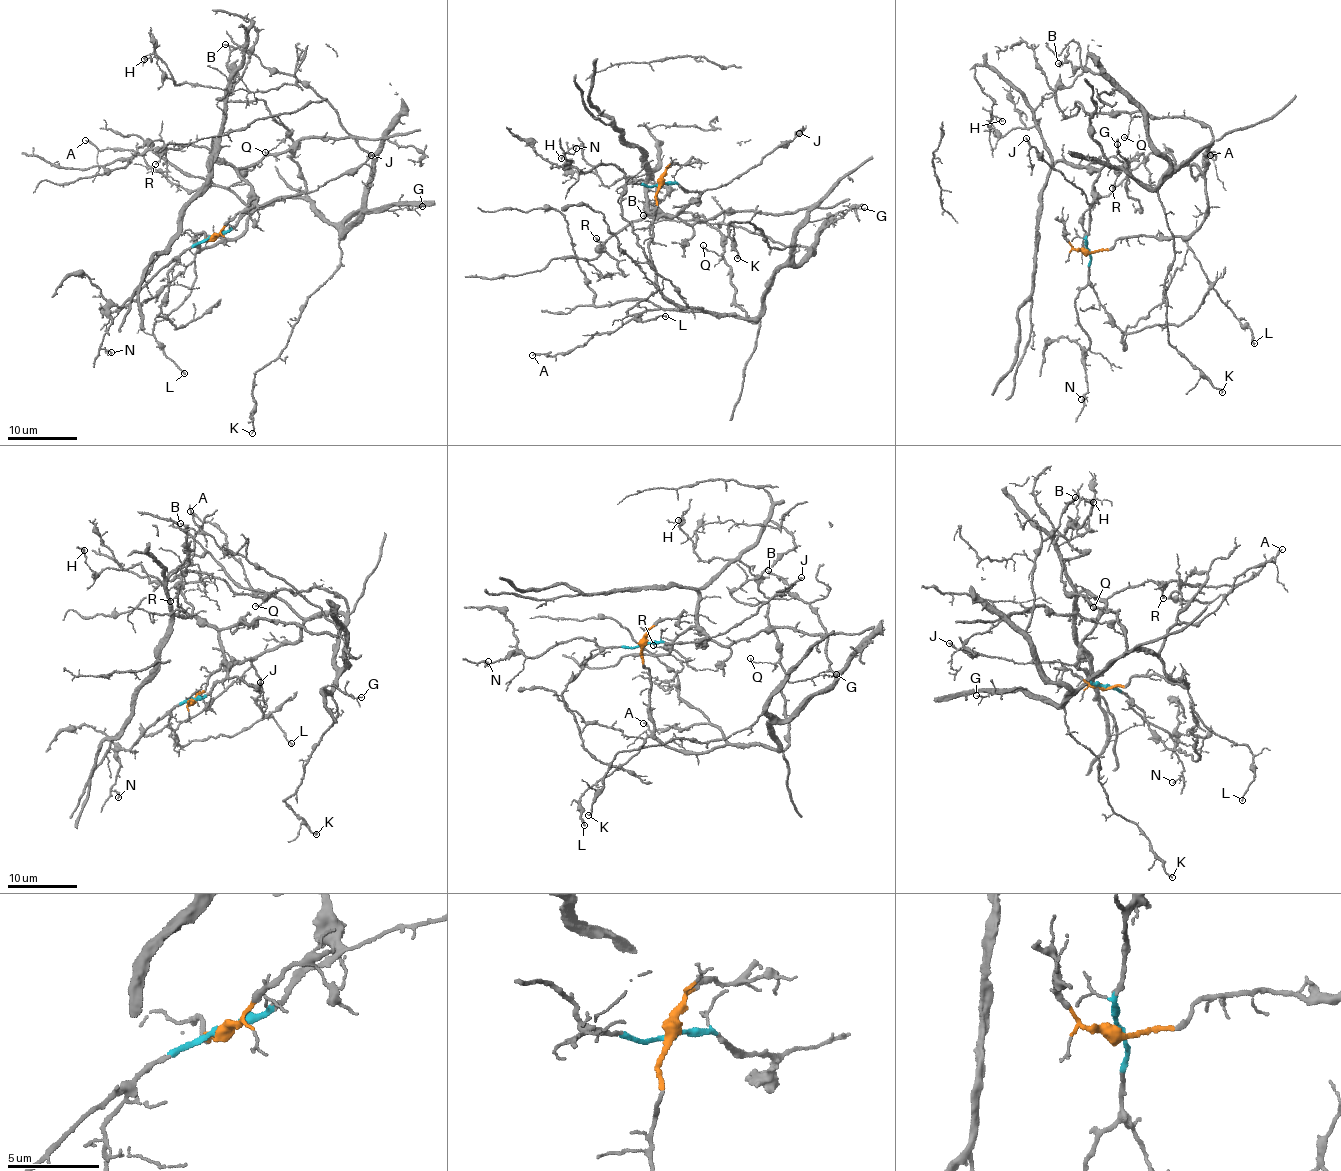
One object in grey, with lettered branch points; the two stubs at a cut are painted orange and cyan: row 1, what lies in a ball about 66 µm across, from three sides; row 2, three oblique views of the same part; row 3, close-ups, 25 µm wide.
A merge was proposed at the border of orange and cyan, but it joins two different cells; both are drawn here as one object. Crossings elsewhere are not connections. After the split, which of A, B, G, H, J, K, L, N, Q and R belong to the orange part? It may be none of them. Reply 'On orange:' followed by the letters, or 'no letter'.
On orange: A, B, G, K, L, Q

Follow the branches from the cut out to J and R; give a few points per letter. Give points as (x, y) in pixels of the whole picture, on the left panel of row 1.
J: (212, 238), (245, 214), (286, 197), (313, 192), (331, 180), (353, 174), (371, 154)
R: (212, 238), (255, 208), (253, 185), (204, 147), (168, 145), (156, 163)

